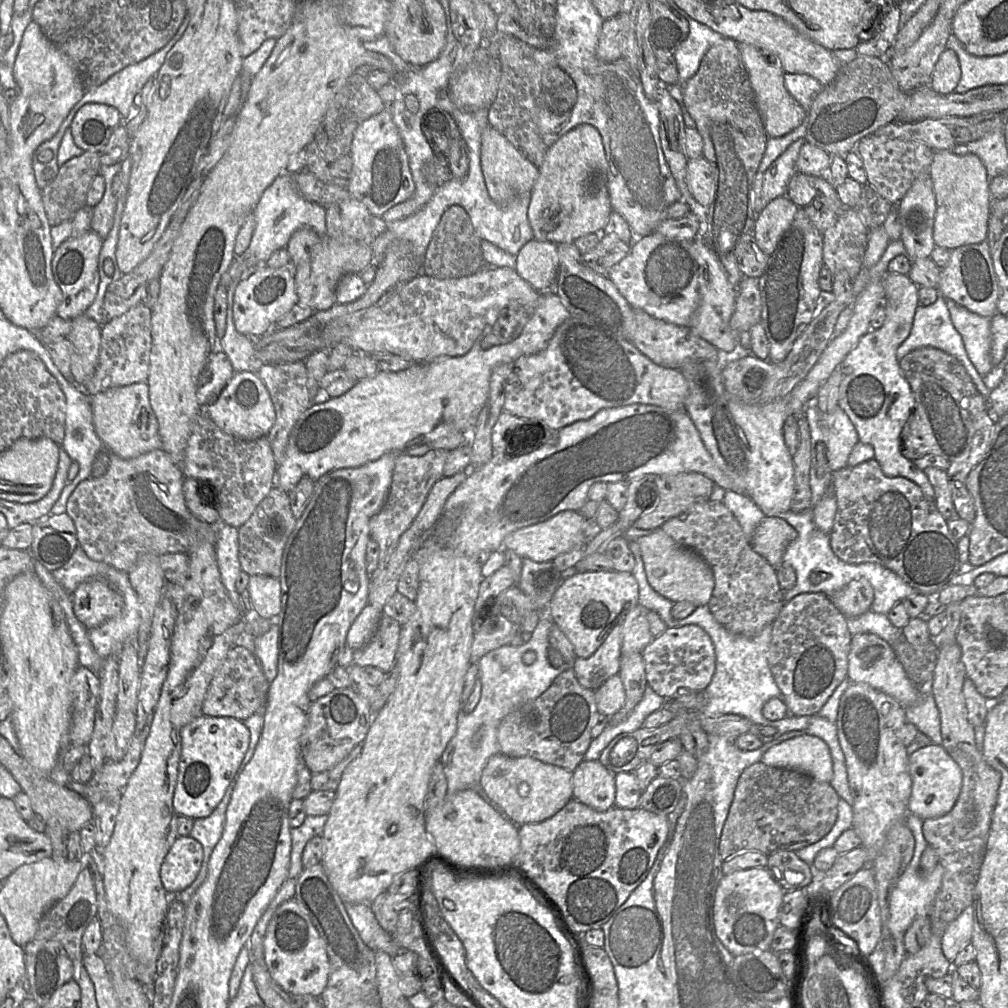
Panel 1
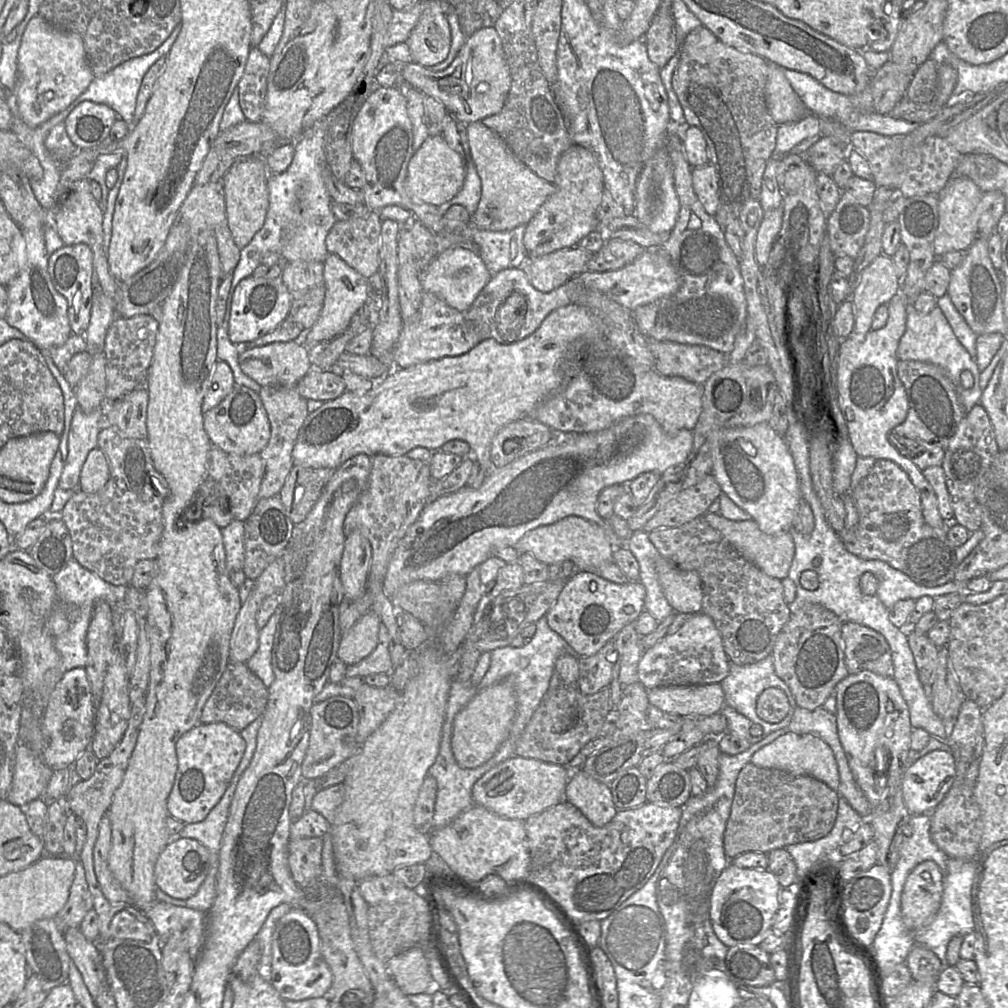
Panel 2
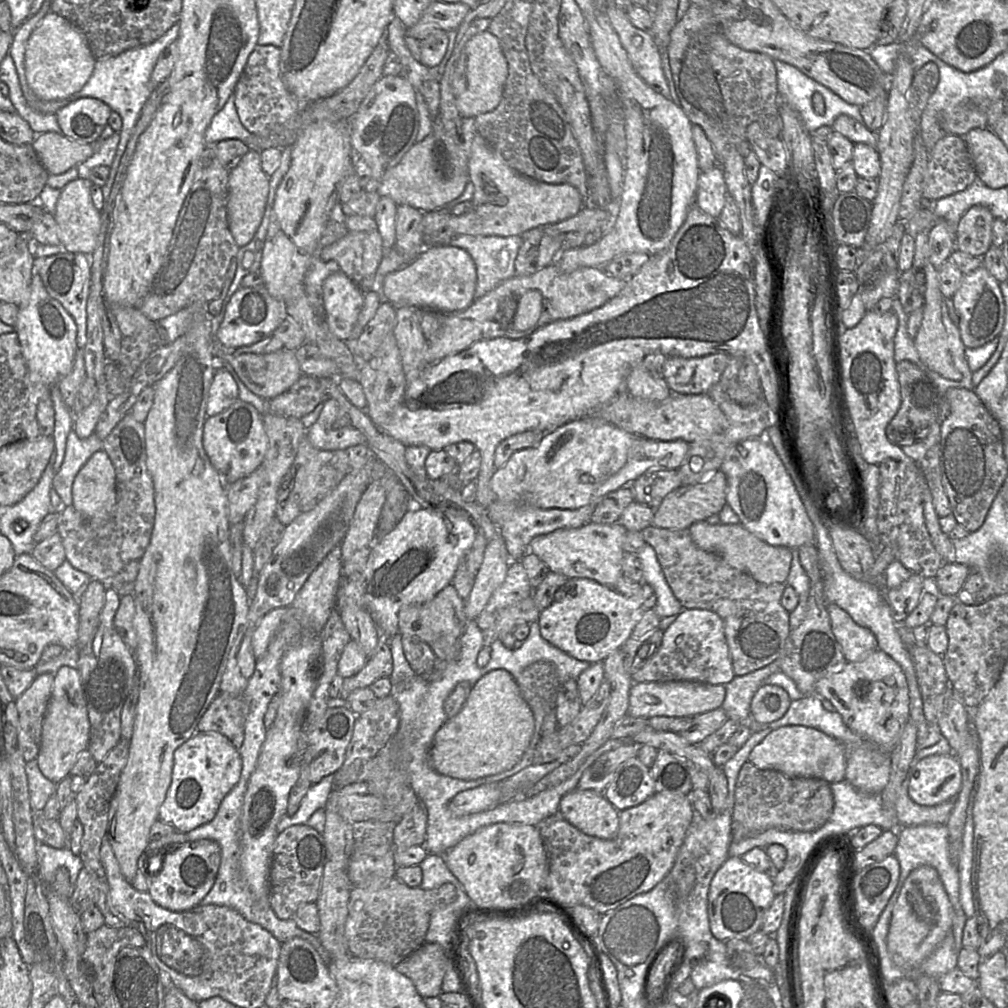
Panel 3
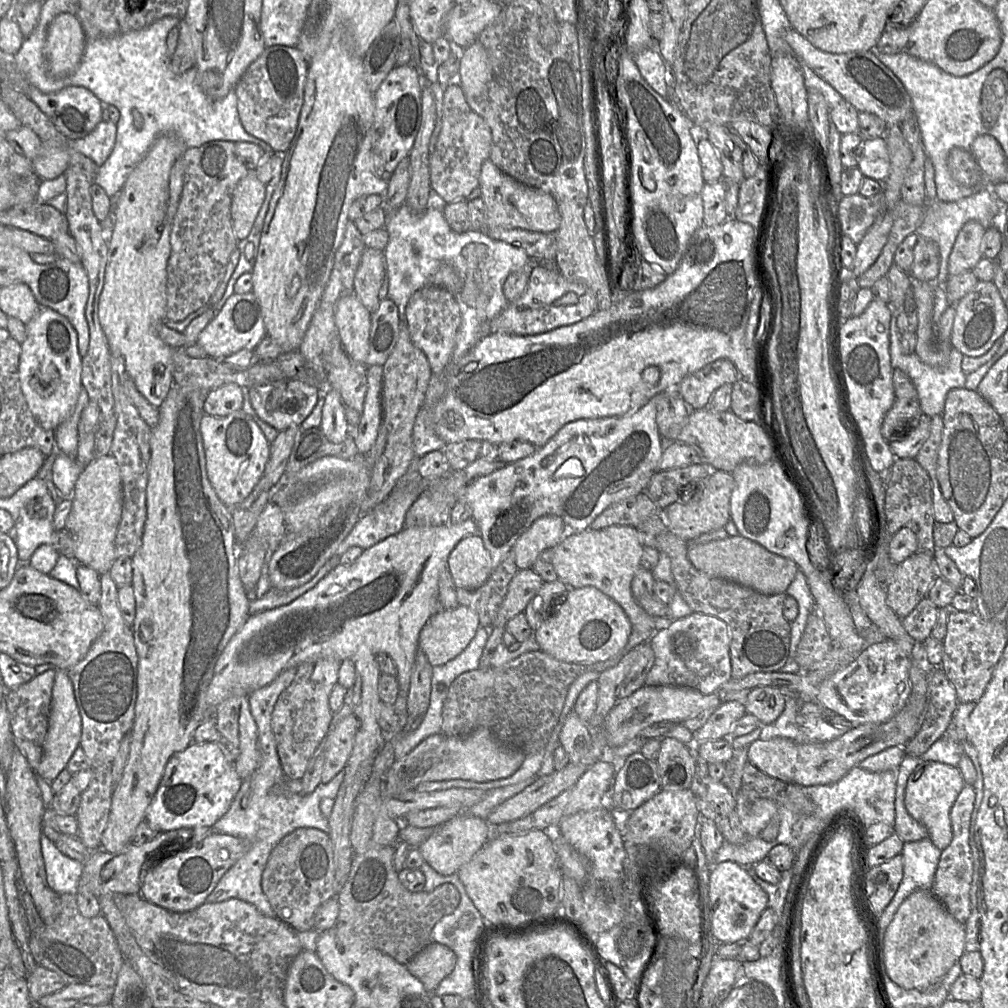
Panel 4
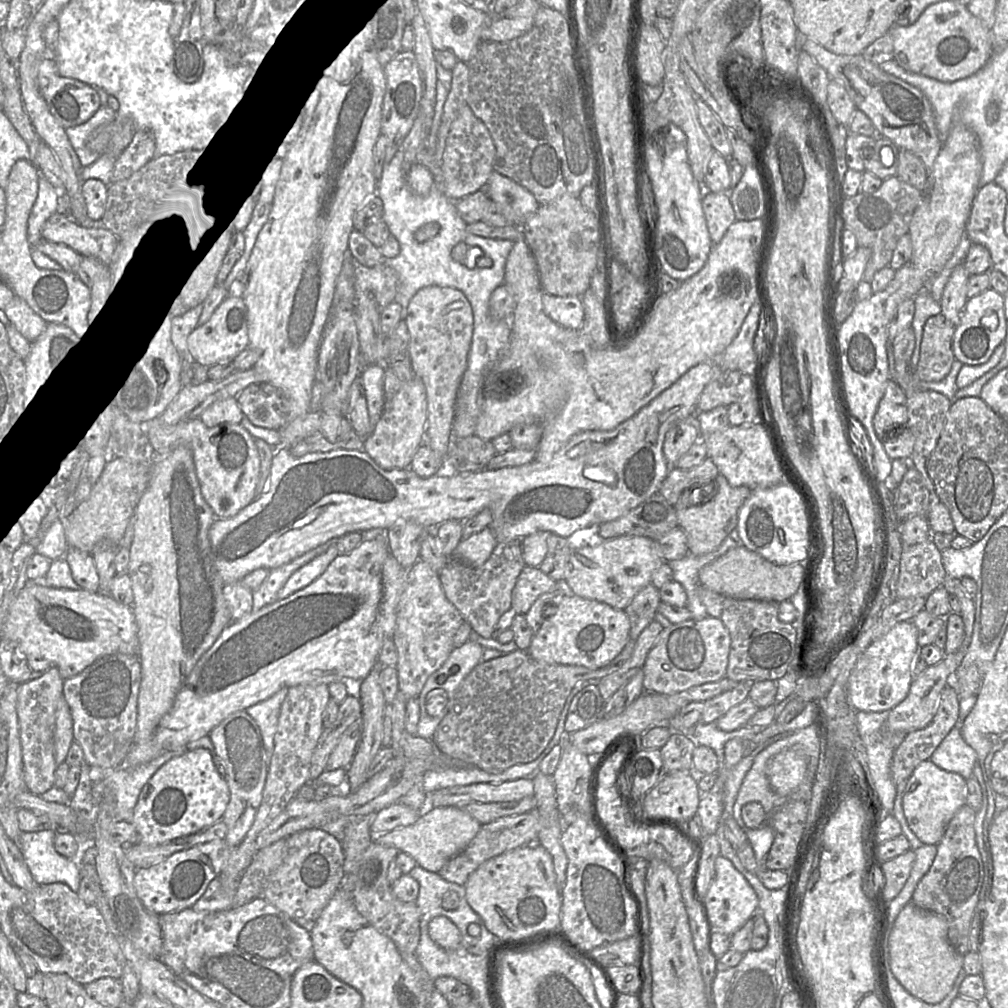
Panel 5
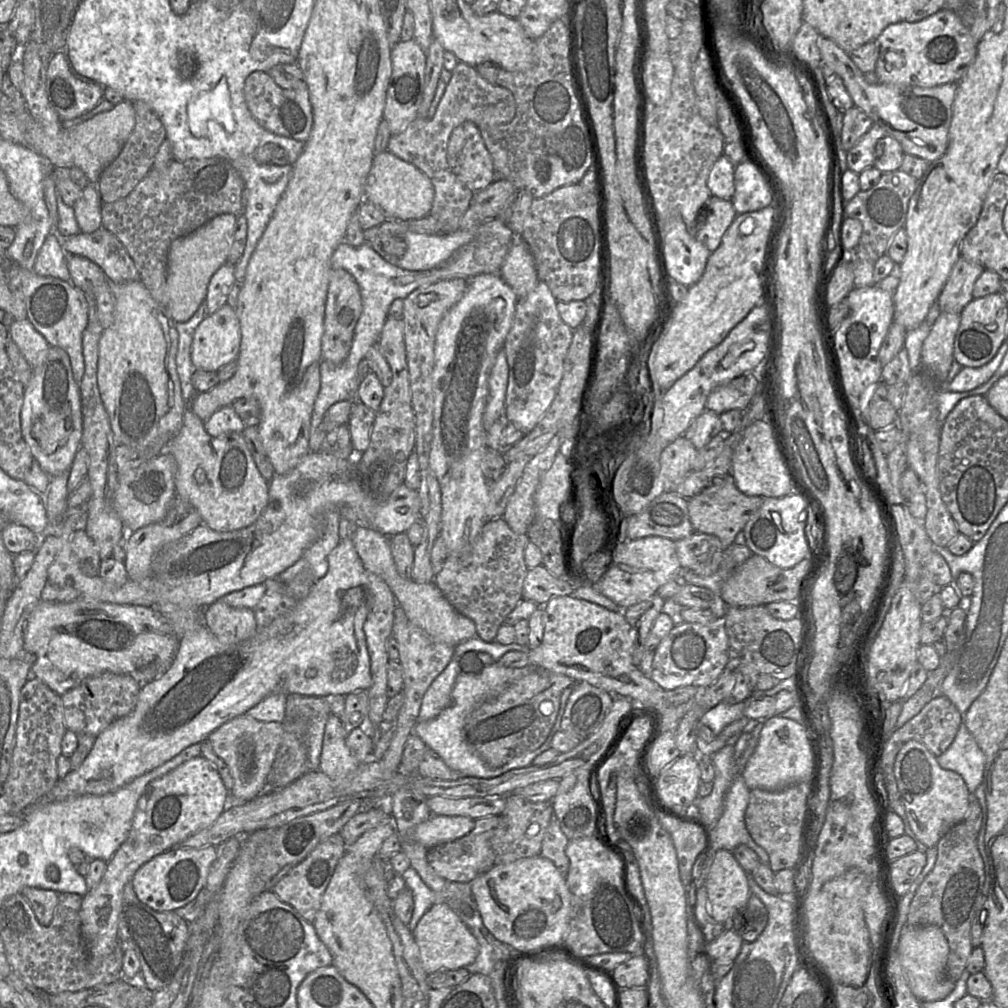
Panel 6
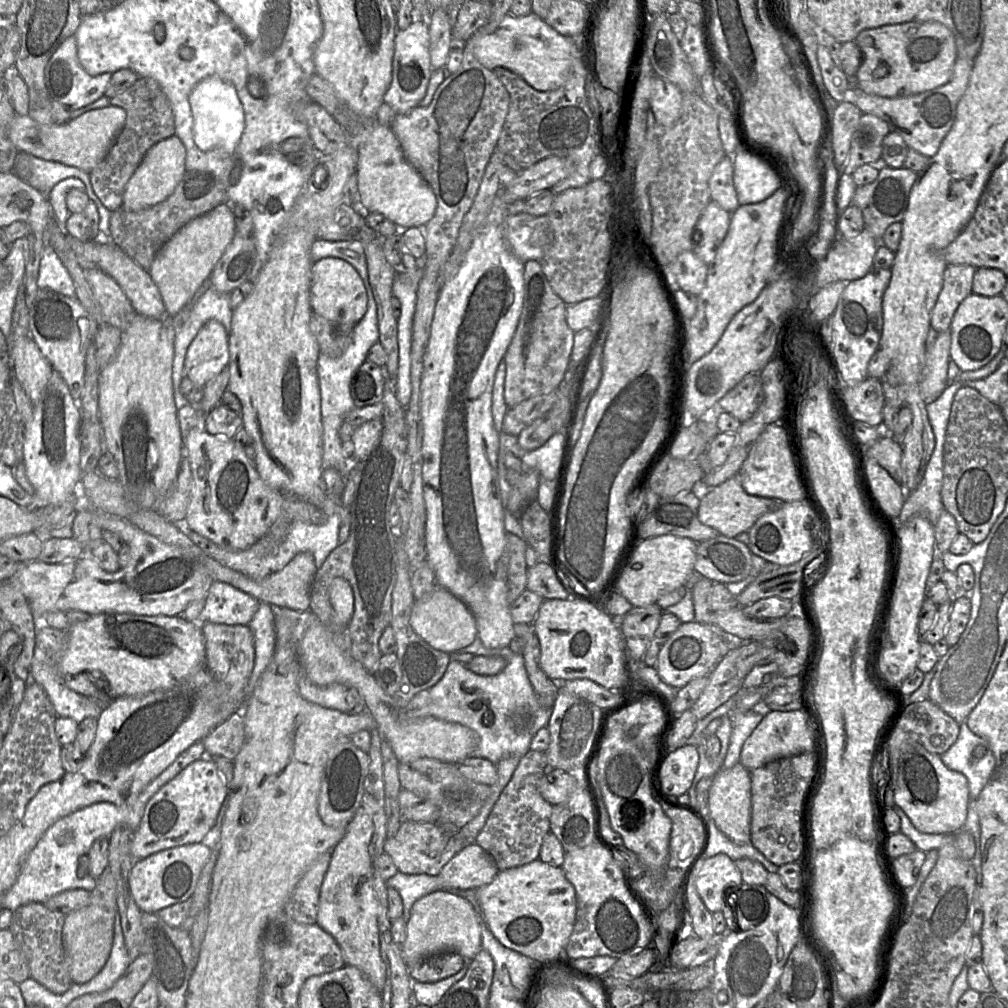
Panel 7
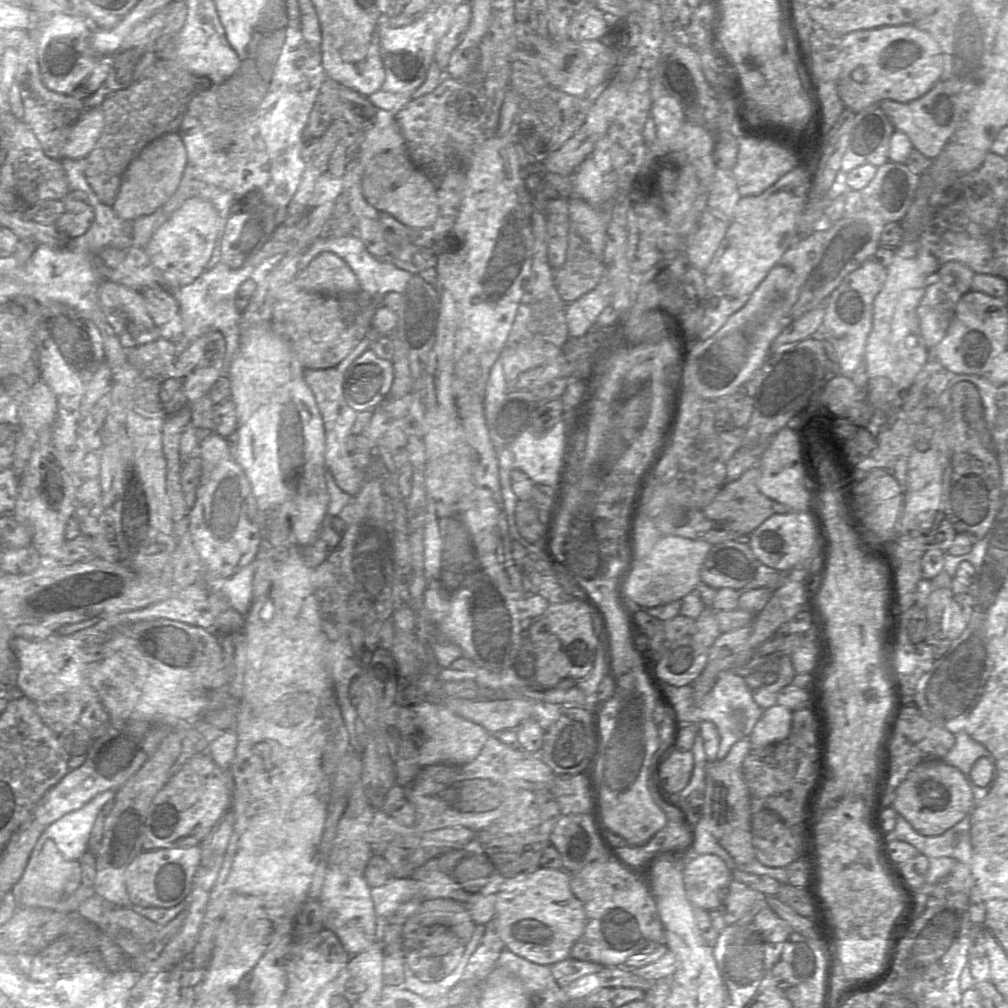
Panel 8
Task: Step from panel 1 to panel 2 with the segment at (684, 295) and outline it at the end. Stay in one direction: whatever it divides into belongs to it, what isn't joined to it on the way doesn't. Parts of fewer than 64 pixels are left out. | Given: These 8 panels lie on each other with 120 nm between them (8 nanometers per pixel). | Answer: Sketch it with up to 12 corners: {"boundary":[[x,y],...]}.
{"boundary":[[662,248],[618,270],[577,276],[633,311],[674,294],[680,278]]}

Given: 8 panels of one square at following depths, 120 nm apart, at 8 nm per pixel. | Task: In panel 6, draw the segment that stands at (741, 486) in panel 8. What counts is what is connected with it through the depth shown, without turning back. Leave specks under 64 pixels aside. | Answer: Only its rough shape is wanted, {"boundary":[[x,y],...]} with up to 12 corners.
{"boundary":[[729,473],[693,496],[695,532],[734,544],[764,498]]}

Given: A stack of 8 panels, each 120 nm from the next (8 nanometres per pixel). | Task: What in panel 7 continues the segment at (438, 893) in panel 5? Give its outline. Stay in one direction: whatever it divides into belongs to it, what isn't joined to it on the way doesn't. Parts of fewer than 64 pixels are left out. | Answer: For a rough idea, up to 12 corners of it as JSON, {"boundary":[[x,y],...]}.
{"boundary":[[404,874],[387,879],[399,893],[402,916],[410,918],[414,902],[446,889],[438,876]]}

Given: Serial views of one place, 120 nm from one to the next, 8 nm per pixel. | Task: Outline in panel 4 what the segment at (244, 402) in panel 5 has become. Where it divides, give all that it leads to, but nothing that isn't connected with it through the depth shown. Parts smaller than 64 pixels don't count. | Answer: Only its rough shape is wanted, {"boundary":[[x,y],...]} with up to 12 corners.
{"boundary":[[288,378],[253,385],[258,417],[276,430],[299,426],[319,388]]}

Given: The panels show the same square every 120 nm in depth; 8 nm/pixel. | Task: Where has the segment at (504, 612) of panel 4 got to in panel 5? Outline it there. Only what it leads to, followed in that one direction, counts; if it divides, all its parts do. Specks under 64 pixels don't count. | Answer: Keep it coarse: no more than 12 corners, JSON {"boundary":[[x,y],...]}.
{"boundary":[[525,566],[512,606],[526,614],[536,599],[559,588],[539,567]]}

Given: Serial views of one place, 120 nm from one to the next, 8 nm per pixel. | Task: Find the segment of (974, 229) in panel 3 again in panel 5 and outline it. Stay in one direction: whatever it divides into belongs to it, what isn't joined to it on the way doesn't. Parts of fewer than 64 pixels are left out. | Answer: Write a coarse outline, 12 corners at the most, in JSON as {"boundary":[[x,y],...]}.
{"boundary":[[958,265],[940,301],[941,314],[956,327],[968,300],[970,274]]}

